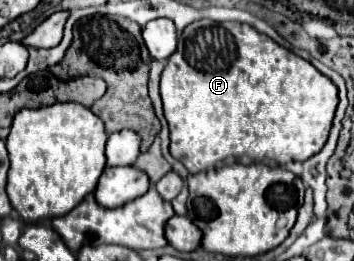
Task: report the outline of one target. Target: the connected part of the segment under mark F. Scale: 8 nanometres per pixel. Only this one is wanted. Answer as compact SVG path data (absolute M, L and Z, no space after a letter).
M209 19L203 21L195 21L191 25L185 27L185 31L179 37L179 45L177 51L167 59L167 65L161 73L161 99L163 99L163 109L165 109L165 119L169 123L169 133L171 133L171 145L169 151L175 159L179 159L189 173L199 173L203 169L207 169L209 165L215 165L217 161L225 159L225 157L251 157L251 159L259 159L259 155L269 155L273 157L279 165L285 165L289 161L305 161L311 155L319 153L323 143L327 141L329 129L331 129L331 121L335 115L335 107L337 107L337 87L333 85L333 81L329 79L329 83L319 81L319 71L305 59L297 57L295 53L283 49L281 45L277 45L275 41L271 41L267 35L255 31L251 25L245 23L213 23Z

